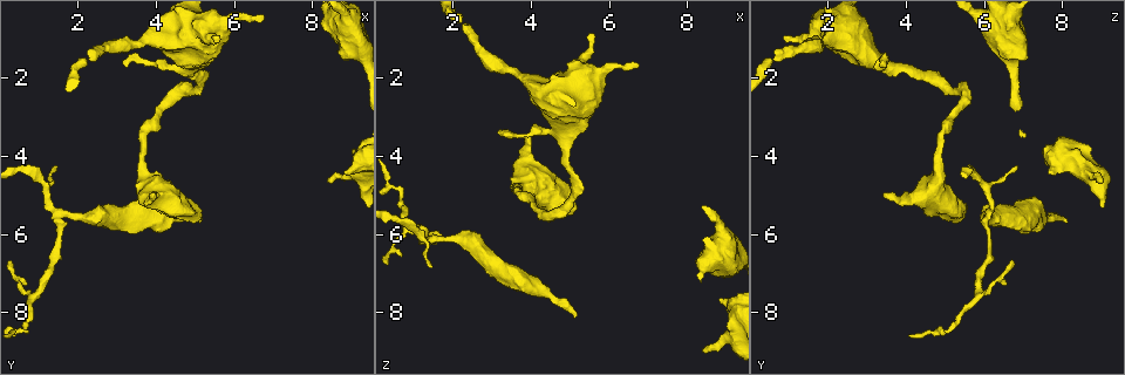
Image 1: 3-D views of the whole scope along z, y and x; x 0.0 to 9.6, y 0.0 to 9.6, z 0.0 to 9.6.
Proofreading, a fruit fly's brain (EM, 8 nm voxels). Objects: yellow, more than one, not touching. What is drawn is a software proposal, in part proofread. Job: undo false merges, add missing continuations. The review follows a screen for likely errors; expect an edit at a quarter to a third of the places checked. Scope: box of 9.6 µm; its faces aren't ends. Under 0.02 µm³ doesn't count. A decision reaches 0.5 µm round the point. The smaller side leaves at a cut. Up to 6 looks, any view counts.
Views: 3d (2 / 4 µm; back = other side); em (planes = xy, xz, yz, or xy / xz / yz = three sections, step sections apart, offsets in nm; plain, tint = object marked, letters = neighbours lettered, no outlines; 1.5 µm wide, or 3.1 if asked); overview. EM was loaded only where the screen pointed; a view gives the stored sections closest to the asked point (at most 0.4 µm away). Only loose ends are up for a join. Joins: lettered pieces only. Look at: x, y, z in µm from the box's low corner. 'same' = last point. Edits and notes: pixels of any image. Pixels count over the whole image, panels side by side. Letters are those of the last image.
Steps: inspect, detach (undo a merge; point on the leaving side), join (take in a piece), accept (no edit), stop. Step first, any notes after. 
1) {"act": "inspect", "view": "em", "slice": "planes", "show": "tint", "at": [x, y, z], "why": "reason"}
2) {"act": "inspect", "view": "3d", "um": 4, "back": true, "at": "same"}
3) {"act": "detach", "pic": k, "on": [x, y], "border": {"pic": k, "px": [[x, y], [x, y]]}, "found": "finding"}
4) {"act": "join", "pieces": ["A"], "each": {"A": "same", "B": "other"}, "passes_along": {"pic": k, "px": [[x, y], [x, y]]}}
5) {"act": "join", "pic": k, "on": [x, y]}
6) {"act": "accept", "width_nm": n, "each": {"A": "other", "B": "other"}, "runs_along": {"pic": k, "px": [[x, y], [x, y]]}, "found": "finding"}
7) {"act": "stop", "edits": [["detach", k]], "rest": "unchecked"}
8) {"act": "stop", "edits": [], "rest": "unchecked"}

{"act": "inspect", "view": "3d", "um": 4, "at": [8.80, 4.45, 7.60], "why": "branch stops here"}

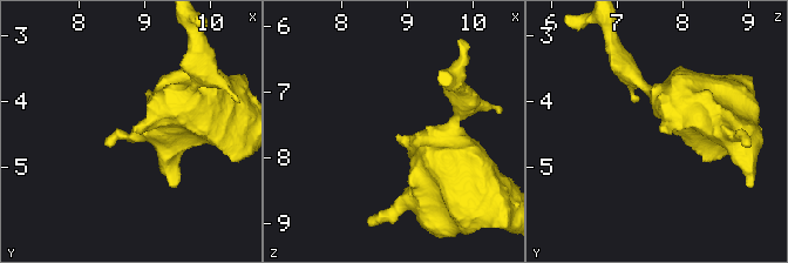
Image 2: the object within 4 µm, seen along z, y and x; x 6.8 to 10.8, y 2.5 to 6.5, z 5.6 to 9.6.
{"act": "inspect", "view": "em", "slice": "xz", "step": 4, "show": "letters", "at": [8.80, 4.45, 7.65], "why": "need the tissue"}

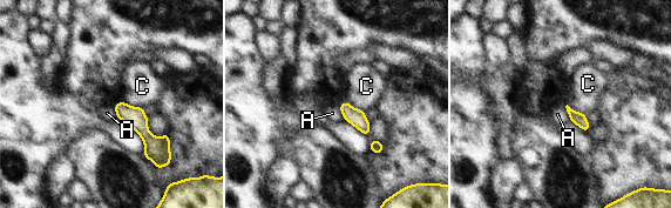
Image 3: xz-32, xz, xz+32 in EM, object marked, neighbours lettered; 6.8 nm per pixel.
{"act": "accept", "each": {"A": "other", "C": "other"}, "border": {"pic": 3, "px": [[564, 106], [570, 120]]}, "found": "none of them fits"}

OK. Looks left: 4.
{"act": "inspect", "view": "3d", "um": 2, "at": [5.15, 5.65, 8.10], "why": "branch stops here"}

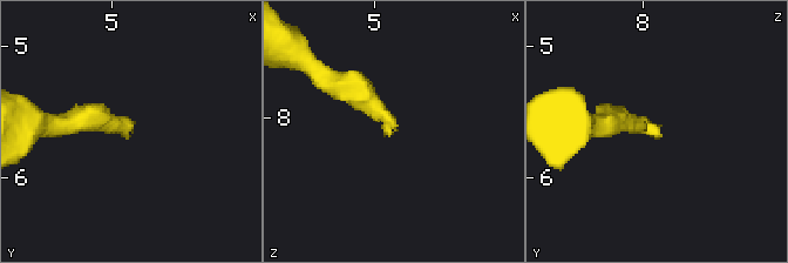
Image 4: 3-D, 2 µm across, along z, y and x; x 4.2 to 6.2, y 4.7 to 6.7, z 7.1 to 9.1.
{"act": "inspect", "view": "em", "slice": "yz", "step": 8, "show": "letters", "at": [5.12, 5.68, 8.14]}

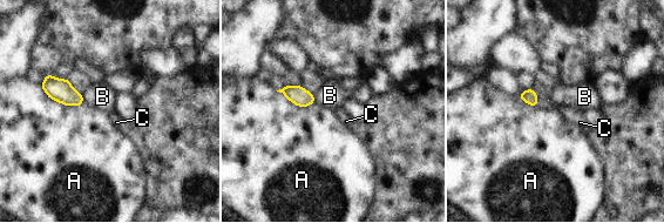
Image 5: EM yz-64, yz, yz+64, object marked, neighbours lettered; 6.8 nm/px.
{"act": "inspect", "view": "em", "slice": "planes", "show": "letters", "at": "same"}

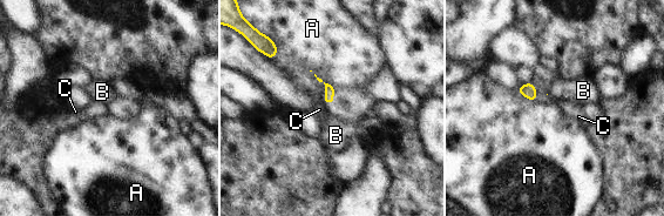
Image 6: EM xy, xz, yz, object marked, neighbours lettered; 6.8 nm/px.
{"act": "accept", "longest_contact_nm": ["A", 150], "each": {"A": "other", "B": "other", "C": "other"}, "border": {"pic": 6, "px": [[516, 90], [535, 101]]}, "found": "no lettered piece goes on from it"}

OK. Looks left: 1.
{"act": "inspect", "view": "em", "slice": "planes", "show": "letters", "at": [5.60, 0.90, 0.95], "why": "an open end"}

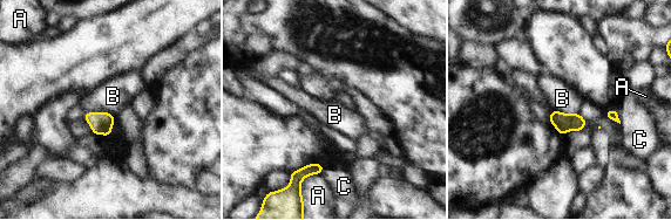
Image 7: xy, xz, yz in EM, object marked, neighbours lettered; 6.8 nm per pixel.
{"act": "accept", "longest_contact_nm": ["B", 200], "each": {"A": "other", "B": "other", "C": "other"}, "border": {"pic": 7, "px": [[85, 114], [110, 112], [114, 116]]}, "found": "no lettered piece goes on from it"}

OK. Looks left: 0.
{"act": "stop", "edits": [], "rest": "unchecked"}

